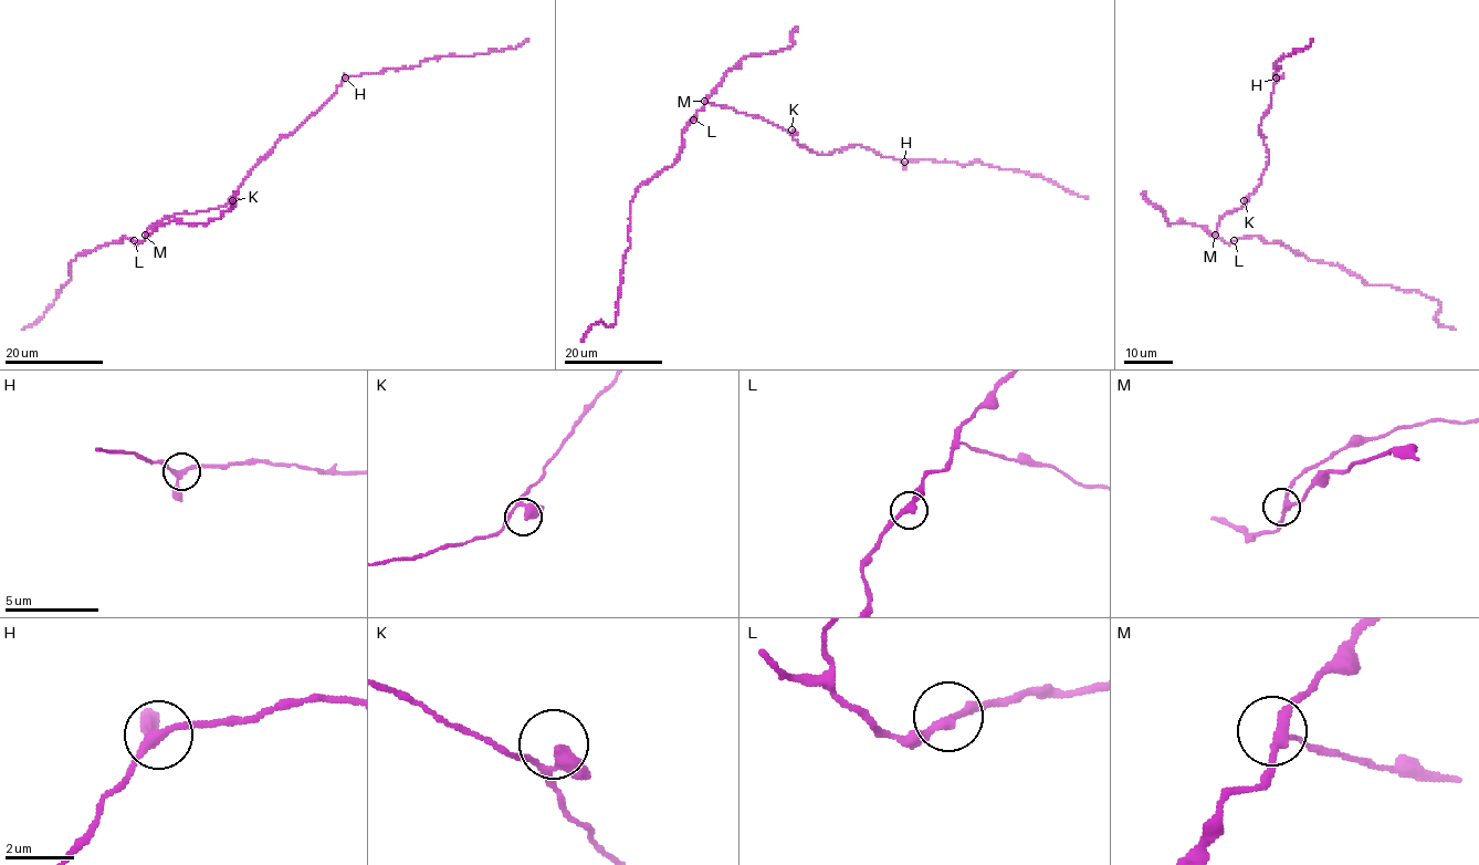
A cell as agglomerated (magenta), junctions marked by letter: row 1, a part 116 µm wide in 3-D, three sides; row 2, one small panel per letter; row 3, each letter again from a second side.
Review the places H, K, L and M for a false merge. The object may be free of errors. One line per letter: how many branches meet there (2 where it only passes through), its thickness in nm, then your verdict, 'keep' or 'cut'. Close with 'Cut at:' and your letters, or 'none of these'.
H: 3 branches meet; 240 nm thick; keep
K: 3 branches meet; 280 nm thick; keep
L: 2 branches meet; 280 nm thick; keep
M: 3 branches meet; 240 nm thick; keep
Cut at: none of these

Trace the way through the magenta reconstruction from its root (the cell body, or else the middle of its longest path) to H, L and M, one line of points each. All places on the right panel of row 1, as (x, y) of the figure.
H: (1236, 209), (1245, 205), (1259, 185), (1268, 162), (1259, 124), (1269, 108), (1277, 77)
L: (1236, 209), (1225, 214), (1216, 228), (1223, 241), (1234, 240)
M: (1236, 209), (1220, 219), (1215, 235)

